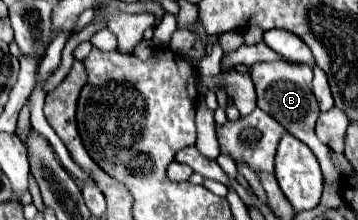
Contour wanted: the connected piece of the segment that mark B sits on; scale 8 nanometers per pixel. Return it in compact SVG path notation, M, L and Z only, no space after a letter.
M276 60L276 62L268 62L268 64L254 64L250 68L250 72L252 72L254 86L256 86L258 106L266 114L274 116L292 136L296 136L300 142L304 142L314 152L314 156L320 162L326 186L332 186L332 184L340 182L340 172L336 170L336 166L332 162L330 148L320 144L320 140L316 138L316 132L314 132L314 124L318 120L320 108L318 108L318 102L312 94L312 68L310 66L288 64L286 60Z

